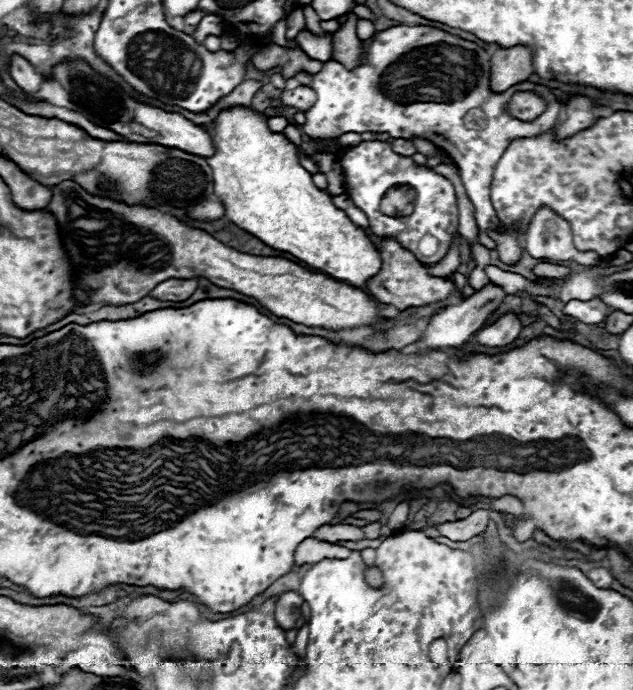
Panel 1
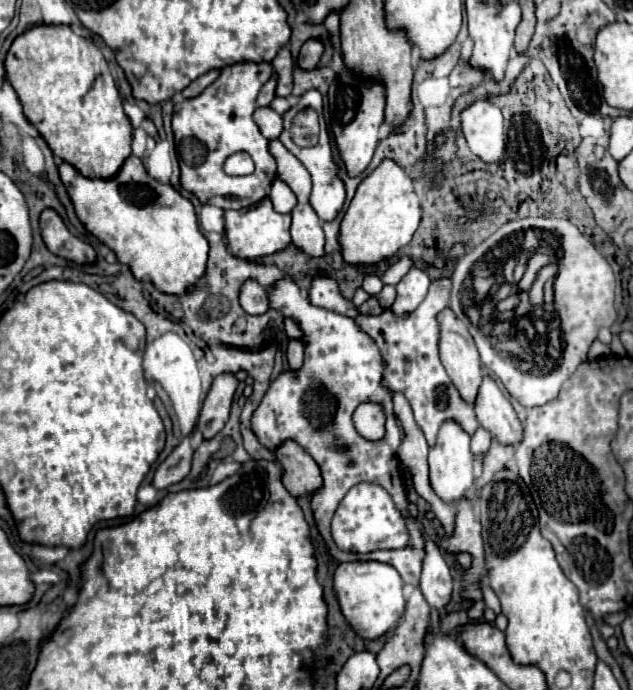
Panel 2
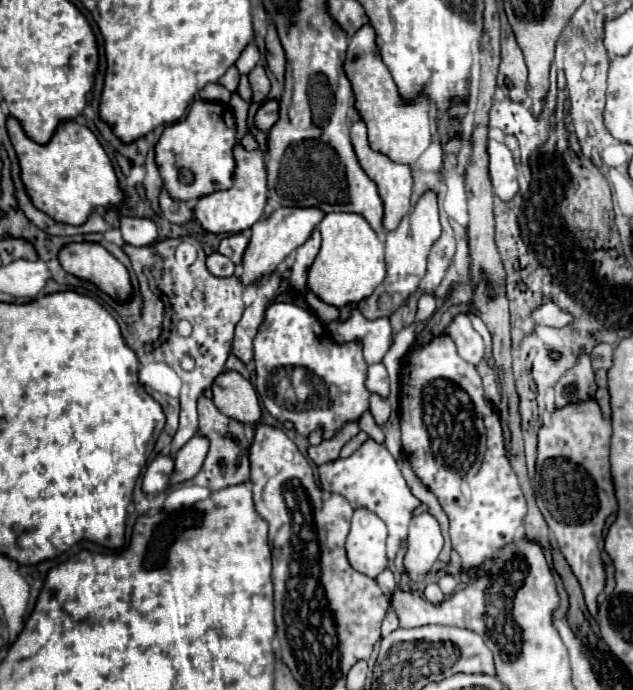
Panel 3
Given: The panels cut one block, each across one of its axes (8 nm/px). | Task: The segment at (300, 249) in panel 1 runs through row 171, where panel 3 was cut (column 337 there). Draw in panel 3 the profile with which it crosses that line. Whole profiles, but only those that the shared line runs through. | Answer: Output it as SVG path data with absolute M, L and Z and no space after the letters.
M330 212L320 222L318 230L322 234L322 246L308 270L308 290L338 308L370 296L384 280L386 266L384 242L376 236L366 218L354 212Z

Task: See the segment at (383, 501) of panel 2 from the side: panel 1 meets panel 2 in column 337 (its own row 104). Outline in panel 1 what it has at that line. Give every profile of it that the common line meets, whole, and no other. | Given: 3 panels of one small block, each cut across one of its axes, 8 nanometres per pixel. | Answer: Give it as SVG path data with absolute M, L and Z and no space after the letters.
M532 92L514 94L514 98L508 106L510 114L520 118L520 120L534 120L536 116L540 116L544 112L544 108L546 108L546 102Z

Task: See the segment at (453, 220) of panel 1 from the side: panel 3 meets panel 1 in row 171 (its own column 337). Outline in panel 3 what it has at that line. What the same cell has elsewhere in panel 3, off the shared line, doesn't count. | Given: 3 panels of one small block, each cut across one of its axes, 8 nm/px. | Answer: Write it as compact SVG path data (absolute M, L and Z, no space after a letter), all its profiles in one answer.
M272 302L254 338L254 362L256 362L256 390L264 408L280 422L290 420L298 434L308 436L318 426L328 428L328 438L332 438L342 424L348 420L358 420L364 410L368 410L370 392L364 386L366 362L362 356L362 346L358 342L336 344L320 320L306 308L290 302Z

